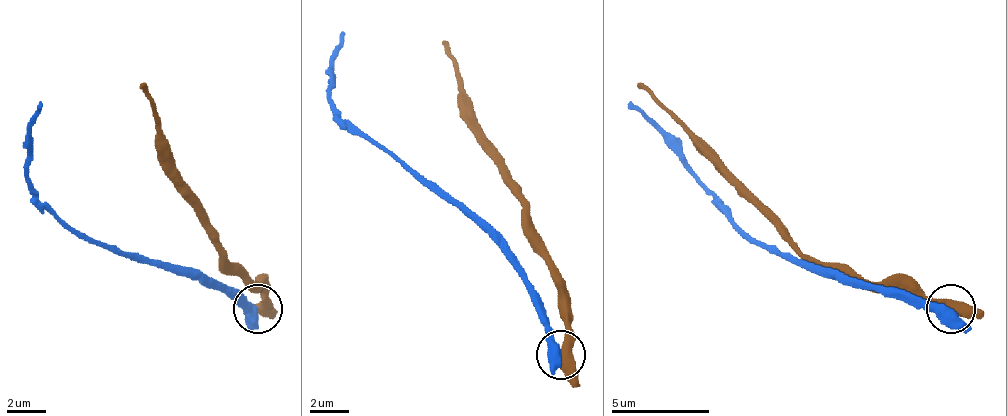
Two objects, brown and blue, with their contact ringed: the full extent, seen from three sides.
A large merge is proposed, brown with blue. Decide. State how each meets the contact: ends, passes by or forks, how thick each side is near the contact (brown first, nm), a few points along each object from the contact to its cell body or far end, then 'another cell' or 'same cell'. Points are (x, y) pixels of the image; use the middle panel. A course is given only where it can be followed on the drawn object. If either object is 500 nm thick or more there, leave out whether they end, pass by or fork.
500/550 nm | brown via (561, 353), (566, 324), (561, 275), (532, 216), (483, 138), (444, 40) | blue via (557, 353), (527, 275), (478, 226), (375, 147), (331, 103), (331, 49), (341, 30) | another cell

